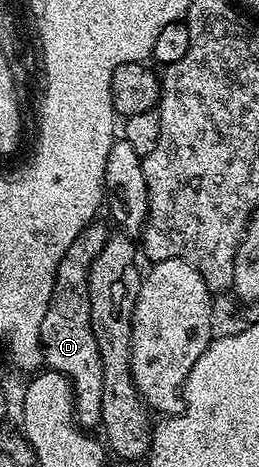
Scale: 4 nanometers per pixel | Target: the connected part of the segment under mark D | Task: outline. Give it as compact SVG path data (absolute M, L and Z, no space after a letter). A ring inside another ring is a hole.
M90 221L81 235L77 235L77 239L69 243L69 251L65 251L61 263L55 269L53 295L39 328L42 364L71 381L71 389L75 393L75 416L80 427L88 431L94 430L94 425L96 428L101 422L101 355L97 351L97 339L93 339L87 290L89 267L101 253L101 247L105 247L109 236L109 230L101 221Z

